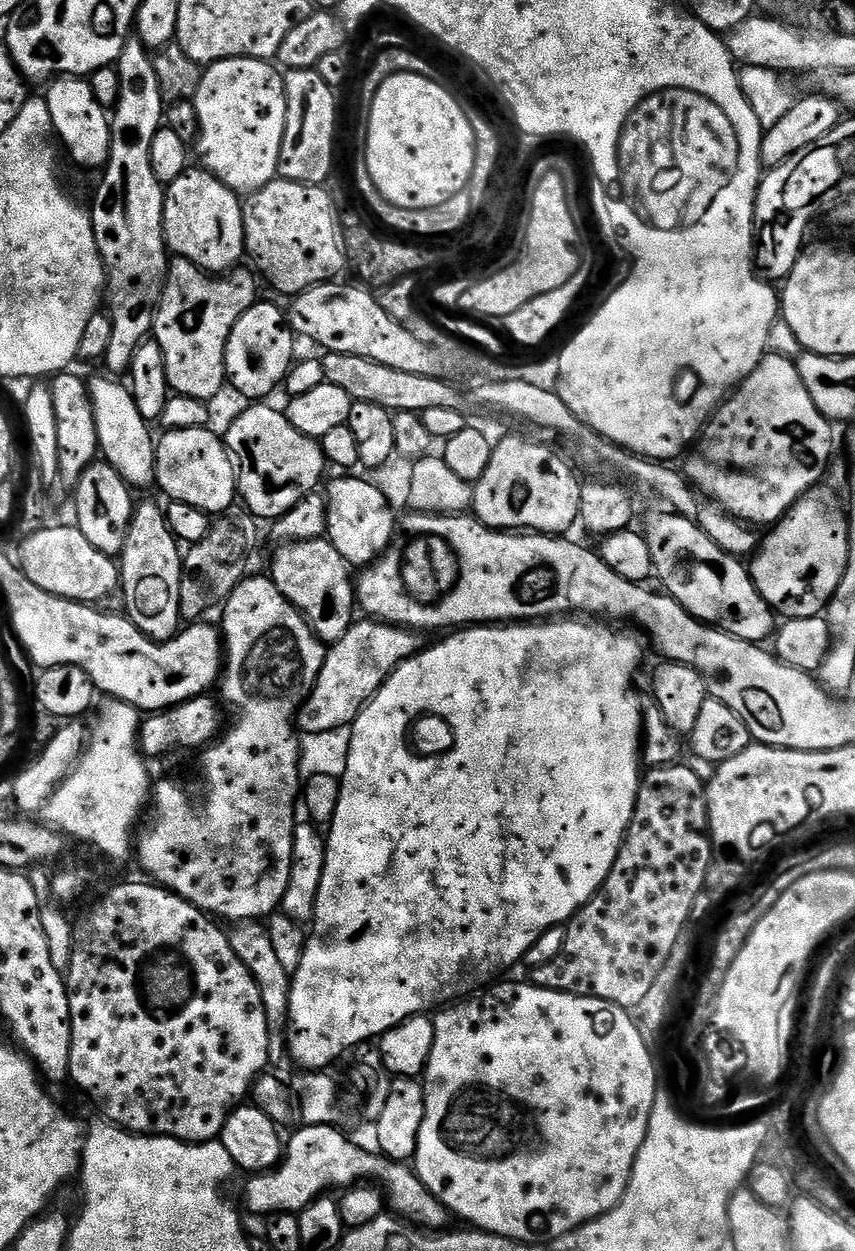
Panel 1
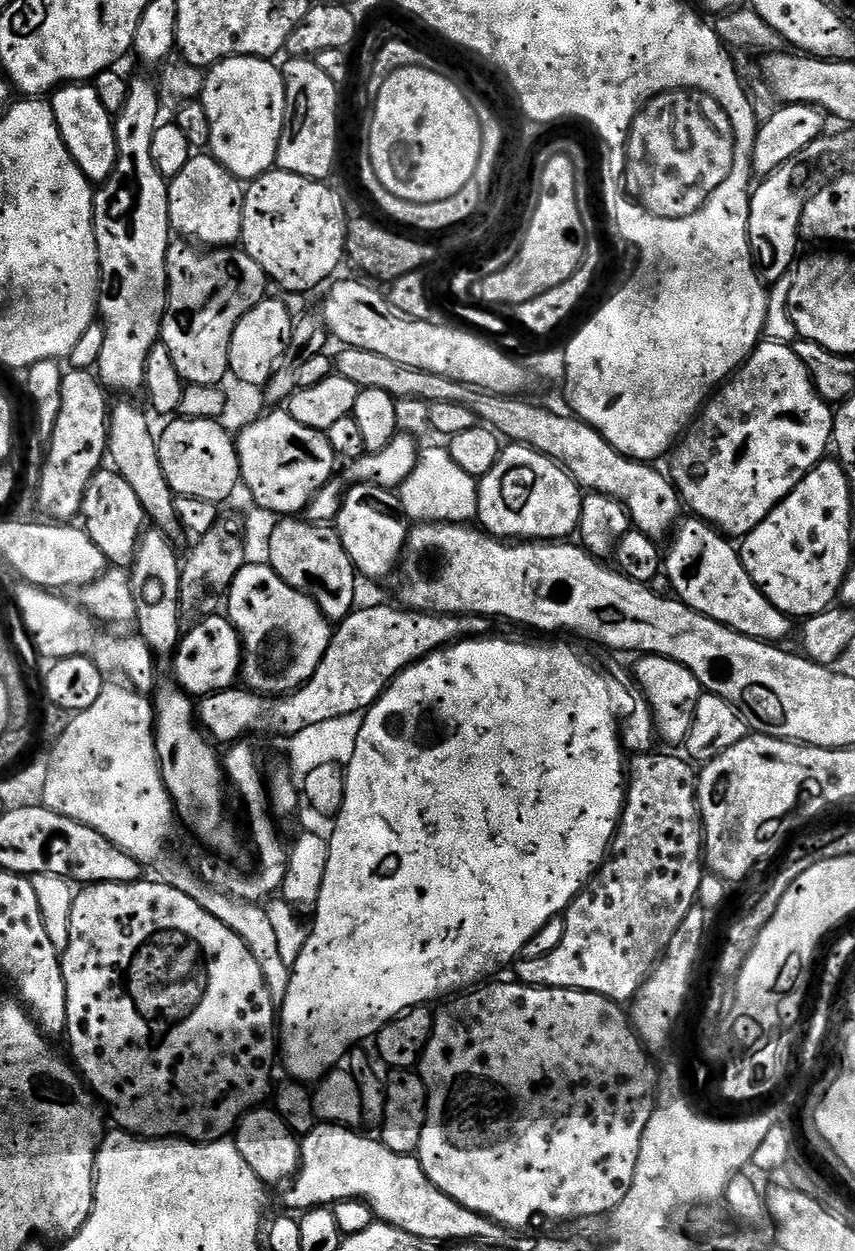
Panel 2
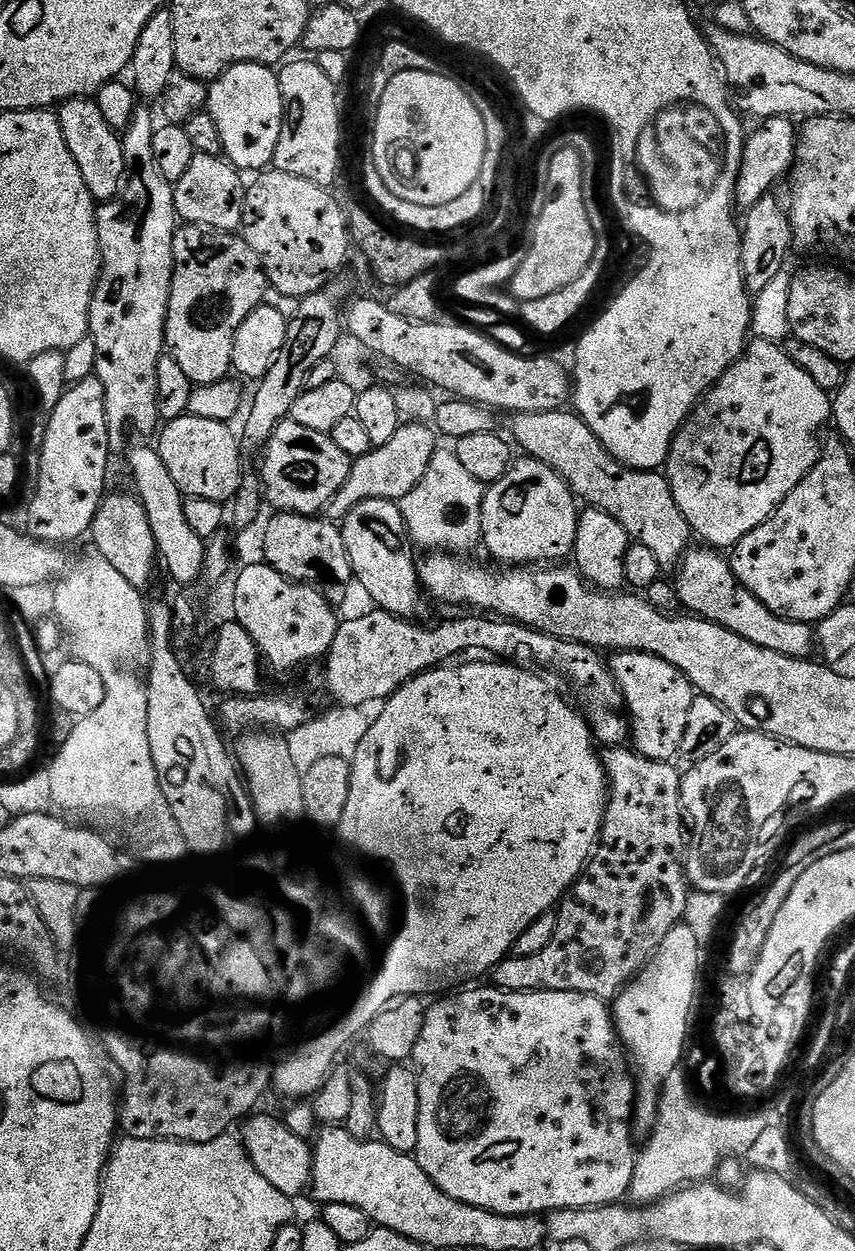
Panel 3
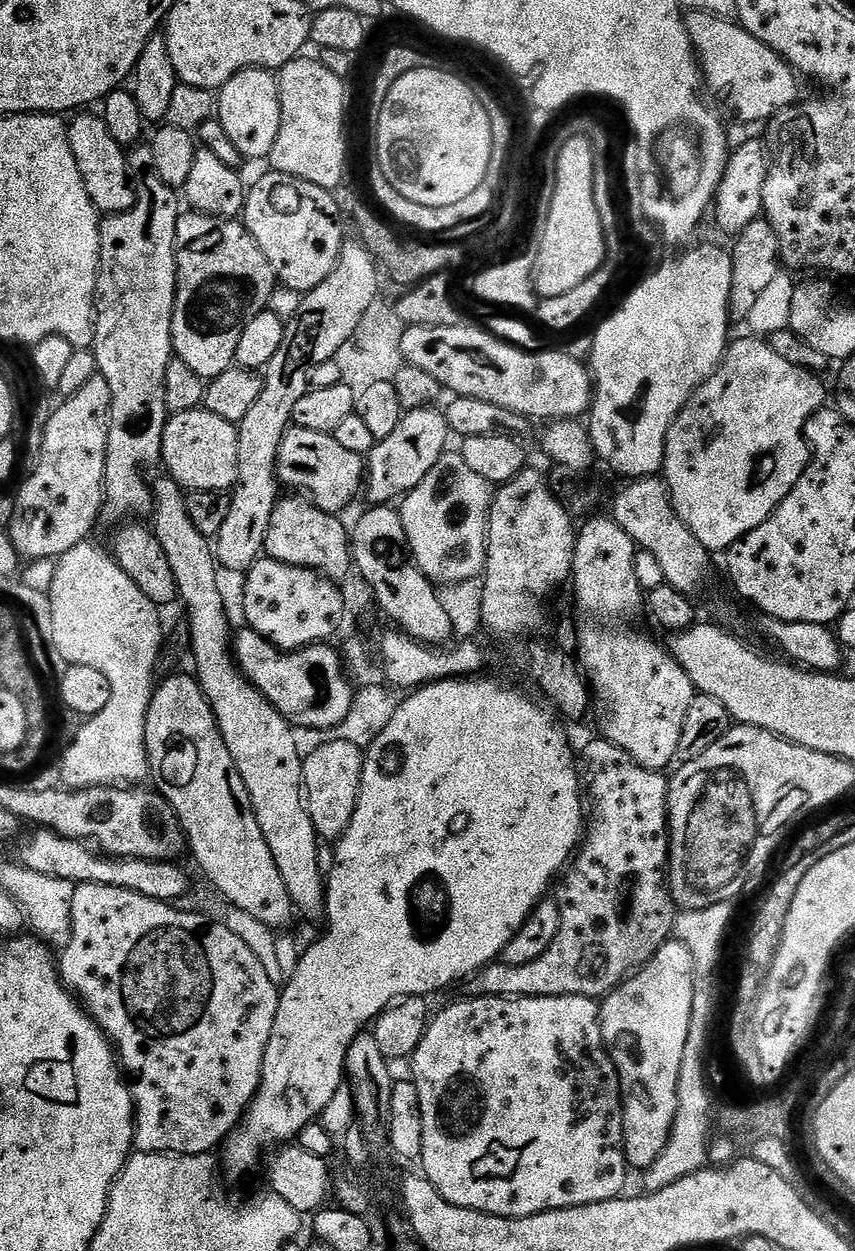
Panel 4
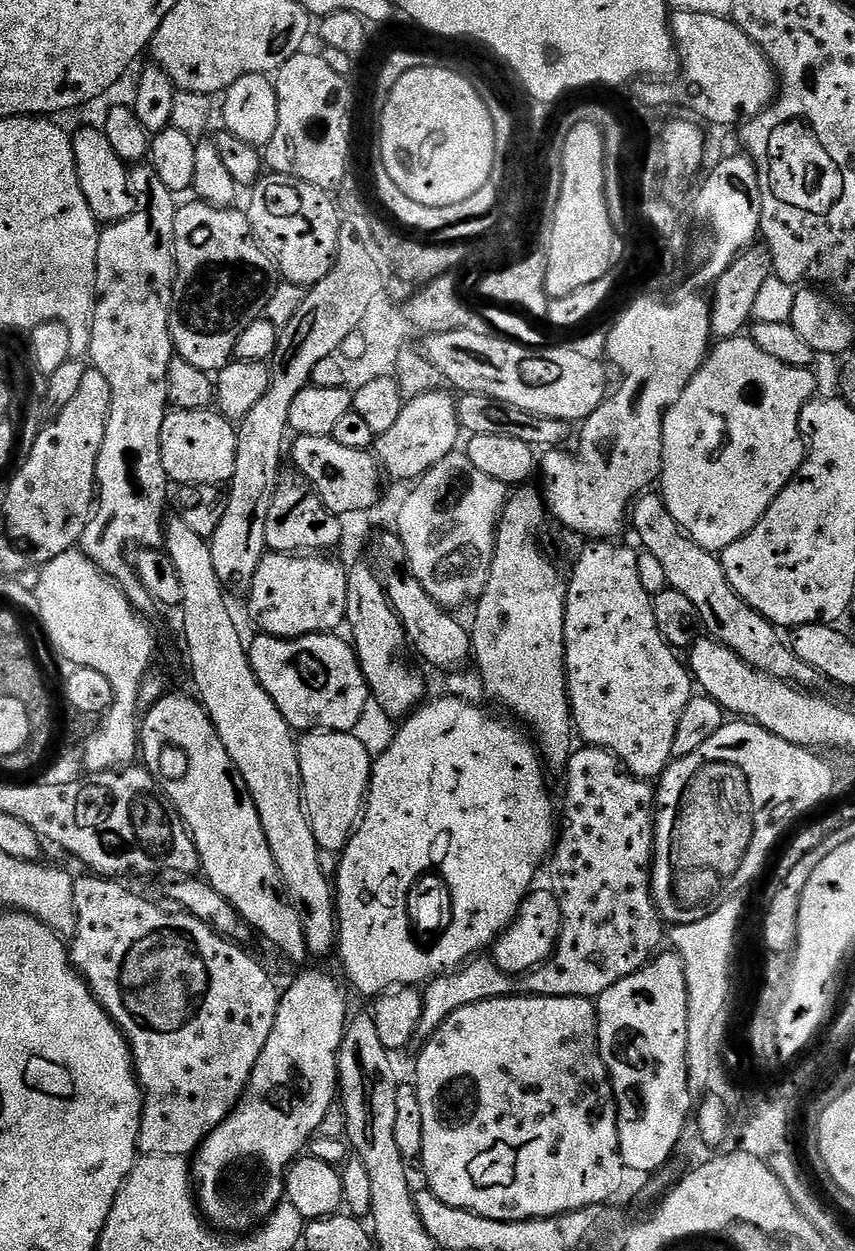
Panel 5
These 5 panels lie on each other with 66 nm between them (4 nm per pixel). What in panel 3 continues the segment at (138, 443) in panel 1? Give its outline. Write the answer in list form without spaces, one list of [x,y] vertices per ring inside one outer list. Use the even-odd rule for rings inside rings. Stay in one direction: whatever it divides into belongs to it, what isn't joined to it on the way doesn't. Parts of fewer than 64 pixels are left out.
[[[132,448],[128,452],[128,468],[132,471],[132,484],[140,505],[146,510],[146,518],[150,518],[150,530],[154,530],[154,542],[159,559],[164,560],[168,572],[180,584],[192,584],[201,579],[203,574],[206,542],[198,534],[194,534],[190,522],[186,519],[184,509],[185,493],[180,491],[178,482],[170,478],[170,470],[166,470],[166,462],[162,462],[159,451],[152,448]]]

